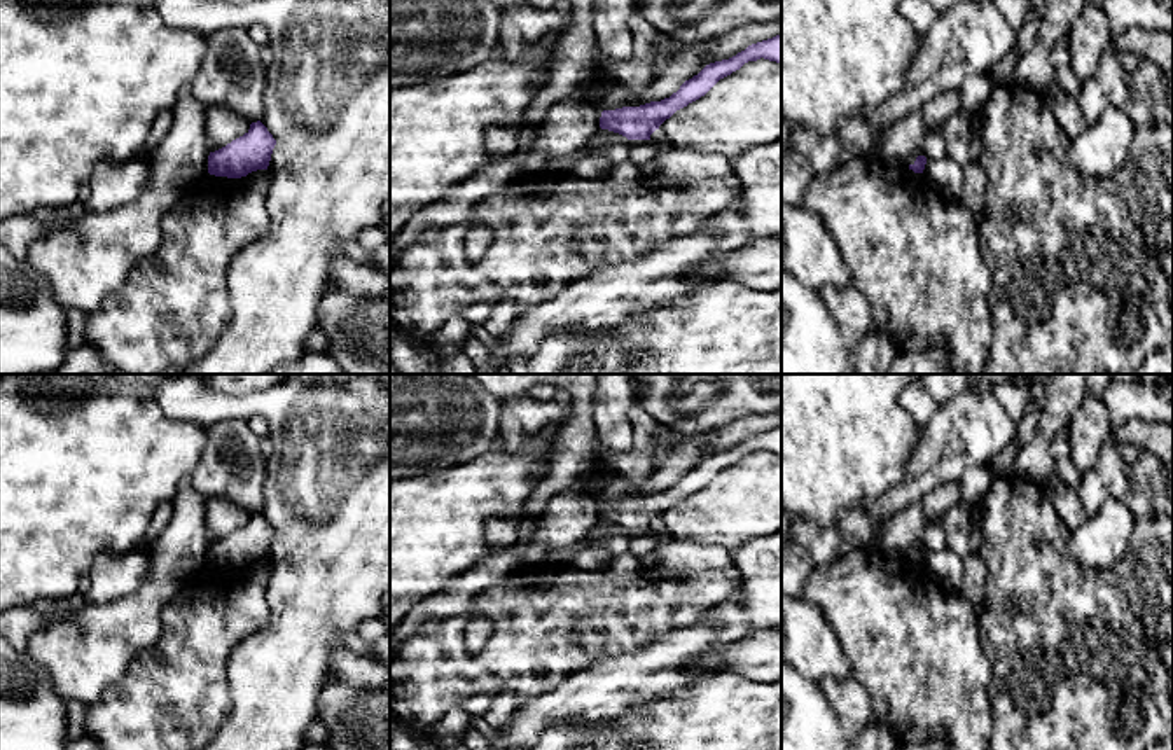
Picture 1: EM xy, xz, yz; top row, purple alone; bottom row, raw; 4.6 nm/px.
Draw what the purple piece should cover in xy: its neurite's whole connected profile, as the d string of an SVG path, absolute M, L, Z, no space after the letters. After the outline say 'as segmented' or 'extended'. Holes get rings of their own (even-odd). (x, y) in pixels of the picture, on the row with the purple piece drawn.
M257 121L250 129L227 143L226 147L210 152L208 173L215 177L241 178L257 170L267 170L276 140L267 128Z; as segmented

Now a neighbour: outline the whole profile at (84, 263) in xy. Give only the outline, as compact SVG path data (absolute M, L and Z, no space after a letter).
M192 86L180 89L171 107L170 133L149 152L150 171L142 194L114 210L91 212L70 226L35 240L26 253L30 267L45 281L54 301L66 311L91 313L119 292L131 269L152 255L161 241L161 219L192 185L208 175L205 107L194 98Z

